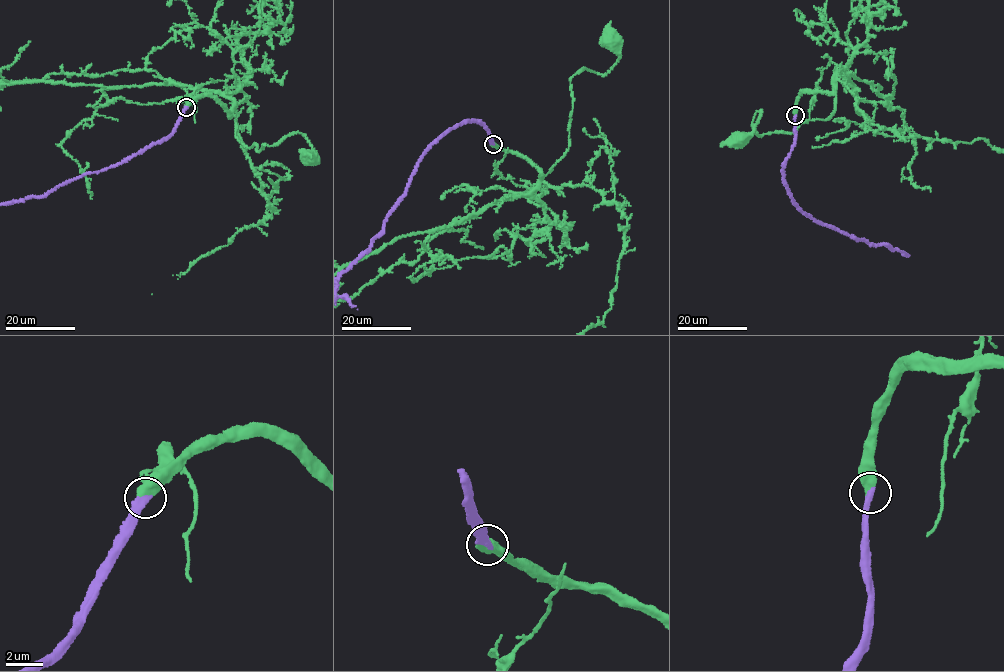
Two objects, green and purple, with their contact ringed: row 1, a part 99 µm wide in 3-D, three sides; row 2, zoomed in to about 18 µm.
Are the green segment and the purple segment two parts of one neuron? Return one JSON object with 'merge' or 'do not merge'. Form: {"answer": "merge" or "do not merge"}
{"answer": "merge"}

